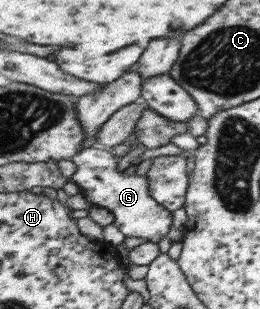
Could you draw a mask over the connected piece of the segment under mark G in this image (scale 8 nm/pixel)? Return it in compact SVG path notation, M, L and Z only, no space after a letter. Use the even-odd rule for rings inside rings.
M99 146L84 148L82 153L70 158L70 161L77 166L77 171L70 176L70 179L92 205L108 208L116 216L114 225L126 237L143 238L154 243L160 242L170 232L172 212L152 198L146 174L124 175L122 171L118 171L118 159L110 149Z

